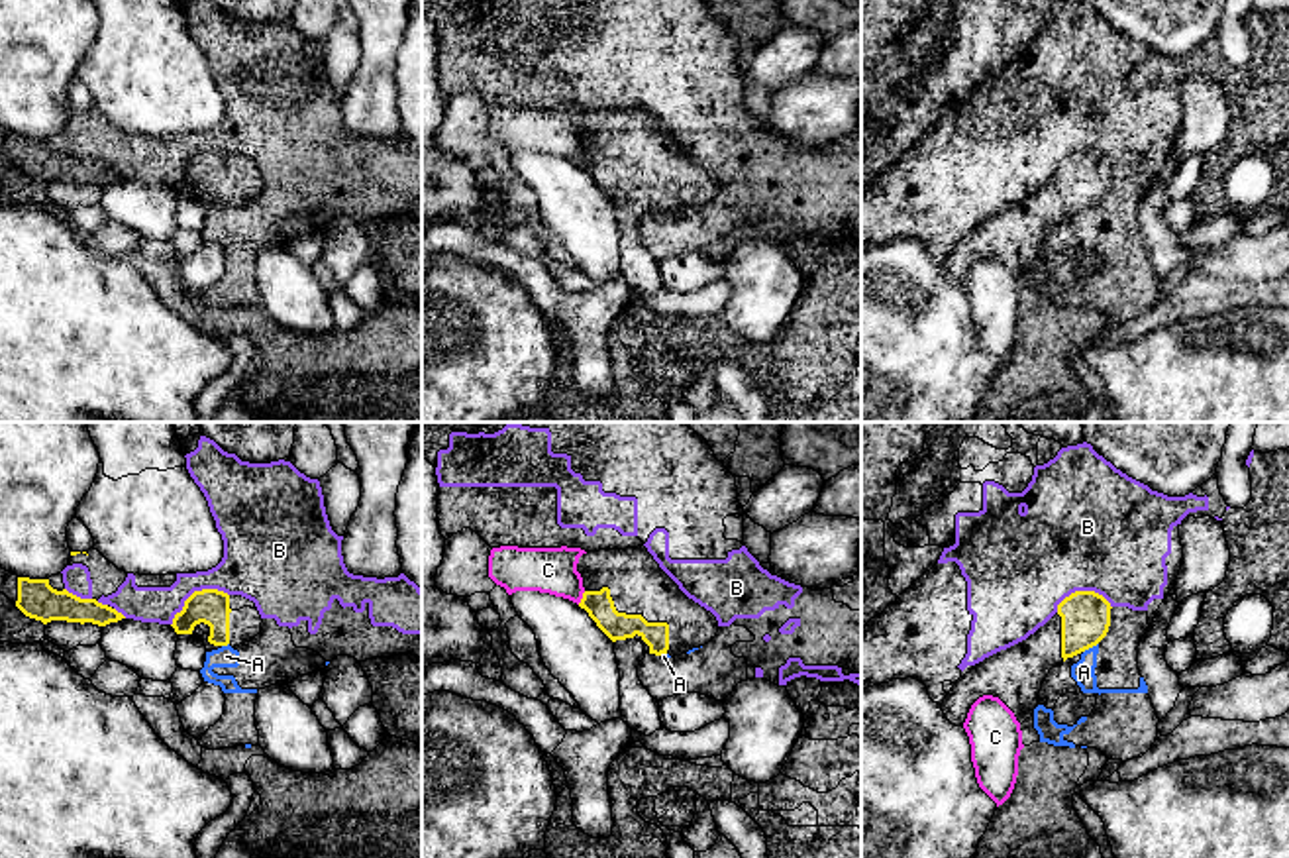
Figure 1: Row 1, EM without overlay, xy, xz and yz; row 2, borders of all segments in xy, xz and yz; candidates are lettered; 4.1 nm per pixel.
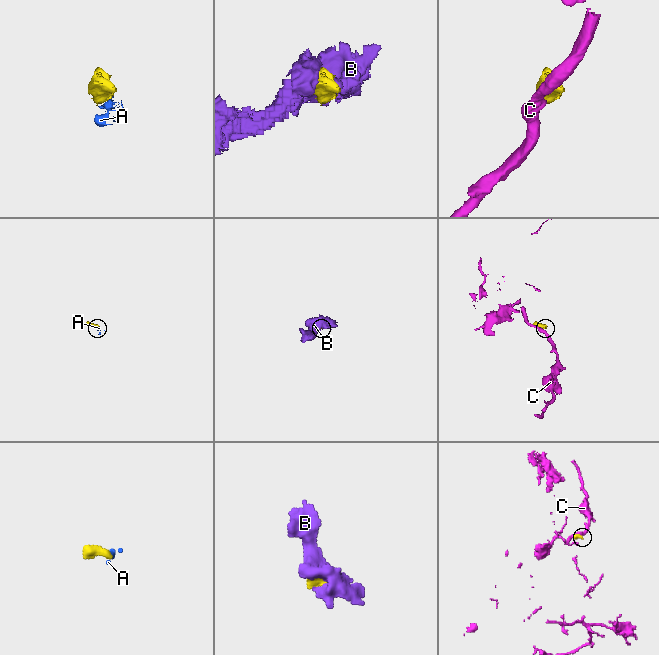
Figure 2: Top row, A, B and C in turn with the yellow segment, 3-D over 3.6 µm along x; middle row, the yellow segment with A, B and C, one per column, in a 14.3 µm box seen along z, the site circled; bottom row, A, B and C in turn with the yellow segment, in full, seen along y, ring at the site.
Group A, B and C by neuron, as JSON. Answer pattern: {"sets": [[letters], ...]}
{"sets": [["A", "B"], ["C"]]}

